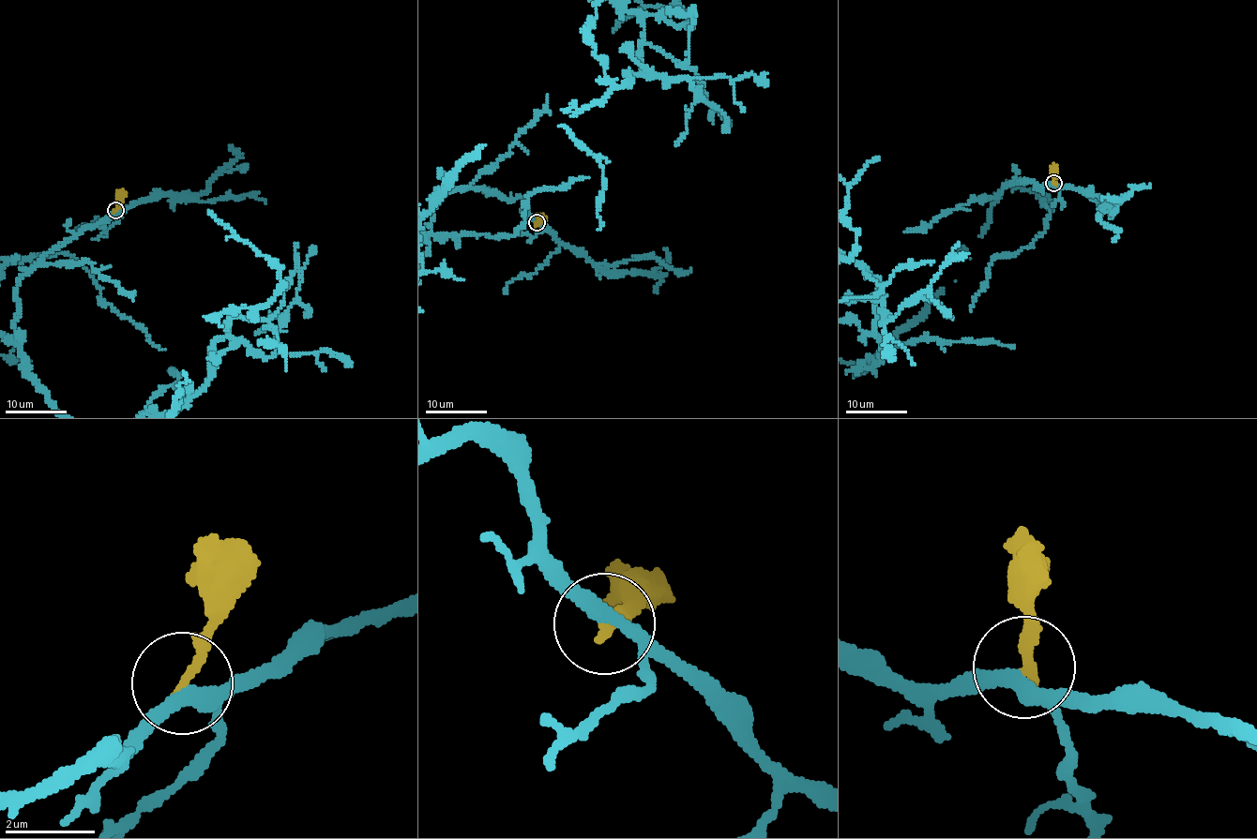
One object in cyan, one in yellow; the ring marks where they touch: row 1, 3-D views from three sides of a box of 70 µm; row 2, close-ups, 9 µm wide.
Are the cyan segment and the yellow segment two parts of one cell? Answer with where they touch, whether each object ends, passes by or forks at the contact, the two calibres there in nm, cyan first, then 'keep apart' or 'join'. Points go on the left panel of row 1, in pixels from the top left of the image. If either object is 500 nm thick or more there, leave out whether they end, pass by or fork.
(115, 210) | cyan forks | yellow ends | 260/240 nm | keep apart

